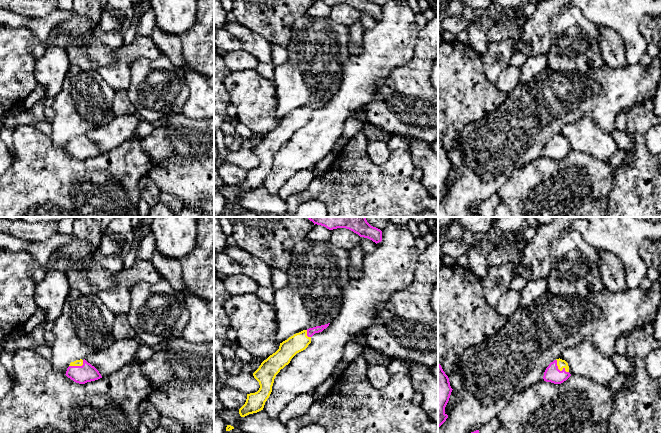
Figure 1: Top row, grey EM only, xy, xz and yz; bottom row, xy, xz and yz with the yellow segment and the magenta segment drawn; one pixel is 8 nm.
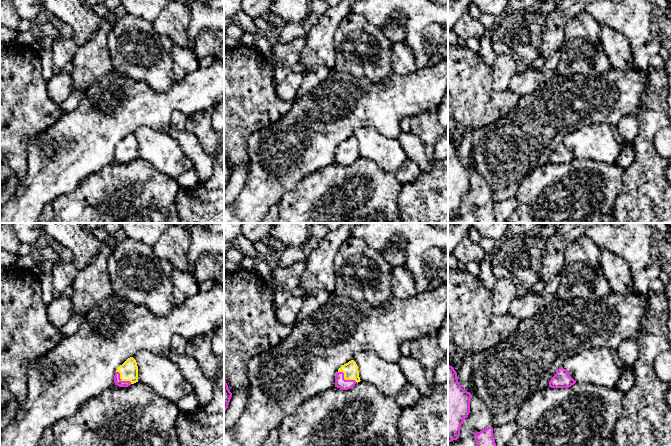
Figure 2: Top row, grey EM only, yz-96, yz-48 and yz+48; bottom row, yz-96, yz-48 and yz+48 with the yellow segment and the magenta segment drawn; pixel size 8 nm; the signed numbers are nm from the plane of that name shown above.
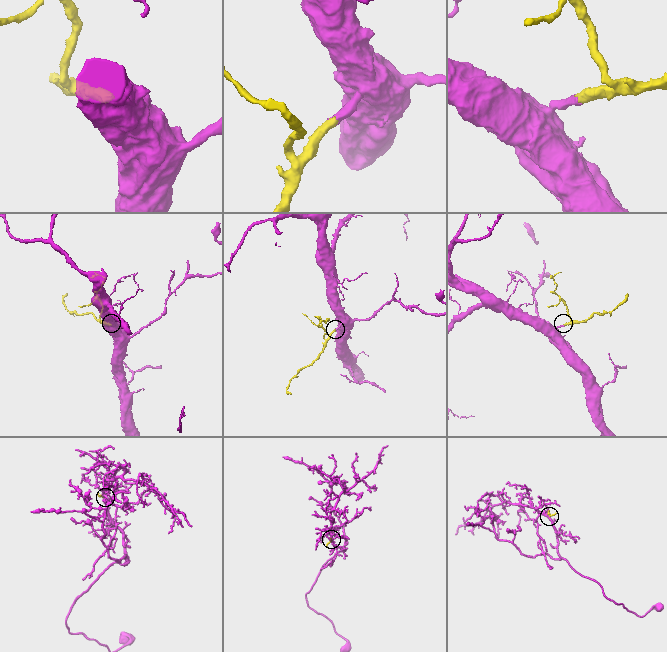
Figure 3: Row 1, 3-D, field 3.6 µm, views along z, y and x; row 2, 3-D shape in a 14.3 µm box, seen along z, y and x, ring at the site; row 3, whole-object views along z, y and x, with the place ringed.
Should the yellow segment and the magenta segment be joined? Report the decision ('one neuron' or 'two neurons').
one neuron

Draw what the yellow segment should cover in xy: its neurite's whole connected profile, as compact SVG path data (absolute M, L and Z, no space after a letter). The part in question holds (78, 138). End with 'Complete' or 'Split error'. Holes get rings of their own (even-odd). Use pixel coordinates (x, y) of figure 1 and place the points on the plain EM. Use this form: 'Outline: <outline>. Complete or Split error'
Outline: M85 135L71 138L65 151L79 160L85 160L102 154L99 147Z. Split error

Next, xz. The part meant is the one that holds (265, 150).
Outline: M329 100L316 102L294 110L280 119L279 125L261 139L253 149L254 154L259 158L260 164L255 169L247 170L245 180L239 185L241 193L263 186L265 178L272 168L276 151L290 139L297 129L308 123L311 119L311 113L315 109L322 108Z. Split error

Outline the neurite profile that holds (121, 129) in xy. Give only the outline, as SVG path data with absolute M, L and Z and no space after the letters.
M137 114L115 116L110 123L89 130L85 136L94 142L102 153L107 153L124 142L137 139L136 129L140 120Z

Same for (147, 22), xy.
M150 9L140 16L140 20L137 25L139 36L146 36L151 38L151 32L155 26L156 18Z

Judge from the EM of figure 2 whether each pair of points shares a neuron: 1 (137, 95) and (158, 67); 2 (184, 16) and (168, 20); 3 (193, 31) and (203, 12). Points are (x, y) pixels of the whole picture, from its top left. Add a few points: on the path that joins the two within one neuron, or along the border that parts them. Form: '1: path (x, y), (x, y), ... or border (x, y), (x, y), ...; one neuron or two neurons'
1: border (125, 73), (156, 90), (169, 88); two neurons
2: path (180, 16), (172, 20); one neuron
3: path (195, 26), (201, 17); one neuron

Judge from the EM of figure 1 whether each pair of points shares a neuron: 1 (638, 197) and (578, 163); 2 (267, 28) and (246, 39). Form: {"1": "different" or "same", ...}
{"1": "different", "2": "different"}

